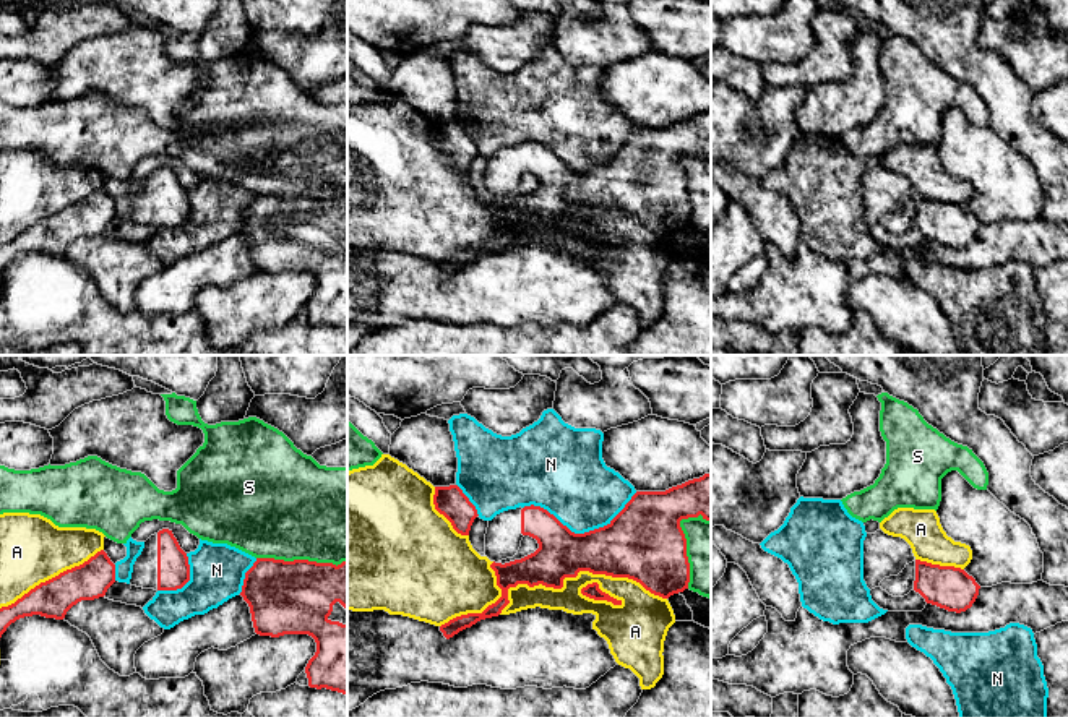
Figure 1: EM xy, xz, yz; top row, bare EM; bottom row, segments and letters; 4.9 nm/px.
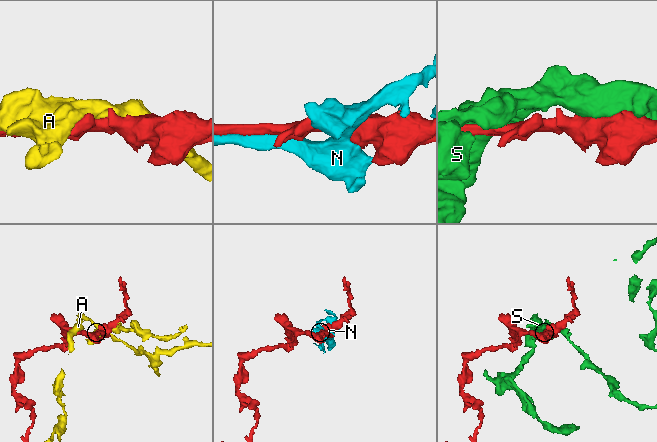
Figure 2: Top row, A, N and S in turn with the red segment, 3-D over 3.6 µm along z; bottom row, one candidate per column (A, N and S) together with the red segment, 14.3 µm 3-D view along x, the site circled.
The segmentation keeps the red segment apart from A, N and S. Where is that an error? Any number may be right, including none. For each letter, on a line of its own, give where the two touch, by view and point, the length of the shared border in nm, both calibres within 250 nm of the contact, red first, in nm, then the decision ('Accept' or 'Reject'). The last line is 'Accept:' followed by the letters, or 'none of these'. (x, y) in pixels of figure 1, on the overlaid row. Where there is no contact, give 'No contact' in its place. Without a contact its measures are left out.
A: Touches red at xz (572, 576). Shared border 850 nm. Thickness 260 nm (red) against 130 nm. Reject
N: Touches red at xz (580, 534). Shared border 550 nm. Thickness 300 nm (red) against 360 nm. Reject
S: Touches red at xy (302, 560). Shared border 440 nm. Thickness 360 nm (red) against 500 nm. Reject
Accept: none of these

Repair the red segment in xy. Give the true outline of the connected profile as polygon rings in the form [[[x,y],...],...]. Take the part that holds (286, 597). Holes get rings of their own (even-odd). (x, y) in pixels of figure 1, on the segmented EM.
[[[256,558],[245,573],[240,595],[250,607],[256,634],[308,634],[315,639],[317,652],[305,667],[310,688],[347,696],[347,561],[336,566],[308,560]]]

